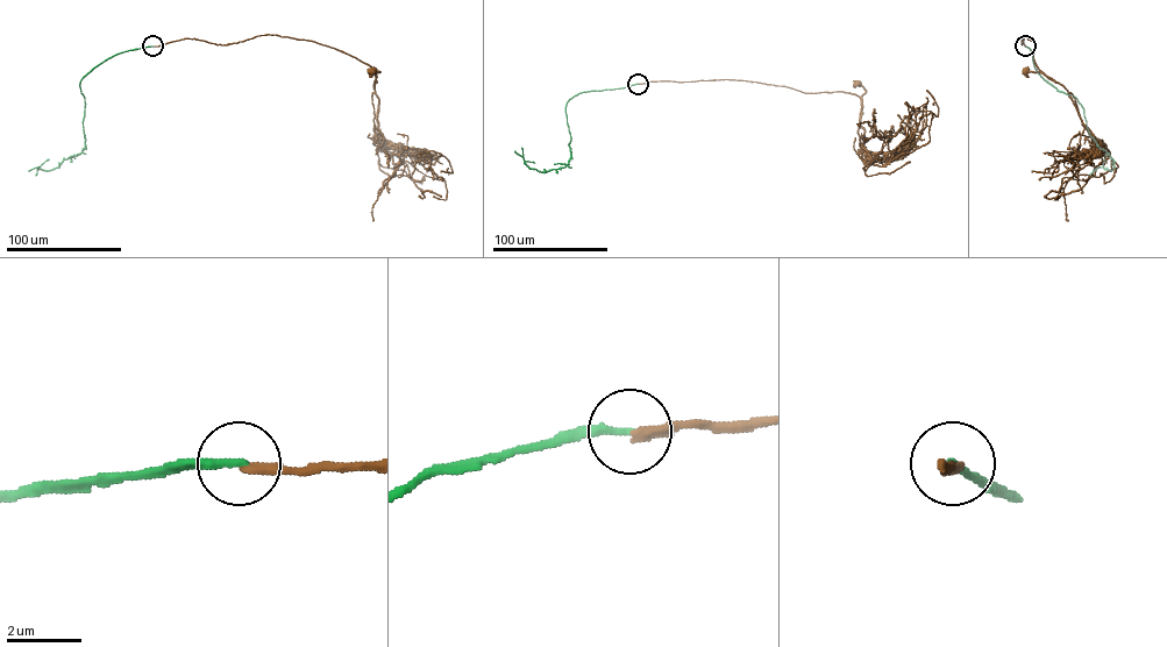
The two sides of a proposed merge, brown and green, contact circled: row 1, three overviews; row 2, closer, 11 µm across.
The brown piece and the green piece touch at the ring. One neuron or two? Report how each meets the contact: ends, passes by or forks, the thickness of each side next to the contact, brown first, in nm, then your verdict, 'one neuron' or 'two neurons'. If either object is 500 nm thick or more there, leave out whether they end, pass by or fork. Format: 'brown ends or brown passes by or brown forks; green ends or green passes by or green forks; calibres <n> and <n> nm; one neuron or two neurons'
brown ends; green ends; calibres 260 and 220 nm; two neurons

